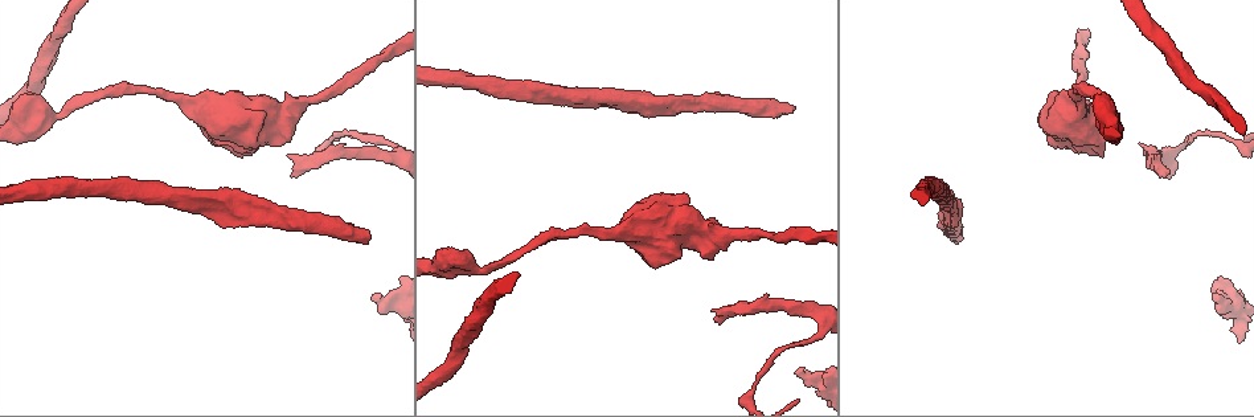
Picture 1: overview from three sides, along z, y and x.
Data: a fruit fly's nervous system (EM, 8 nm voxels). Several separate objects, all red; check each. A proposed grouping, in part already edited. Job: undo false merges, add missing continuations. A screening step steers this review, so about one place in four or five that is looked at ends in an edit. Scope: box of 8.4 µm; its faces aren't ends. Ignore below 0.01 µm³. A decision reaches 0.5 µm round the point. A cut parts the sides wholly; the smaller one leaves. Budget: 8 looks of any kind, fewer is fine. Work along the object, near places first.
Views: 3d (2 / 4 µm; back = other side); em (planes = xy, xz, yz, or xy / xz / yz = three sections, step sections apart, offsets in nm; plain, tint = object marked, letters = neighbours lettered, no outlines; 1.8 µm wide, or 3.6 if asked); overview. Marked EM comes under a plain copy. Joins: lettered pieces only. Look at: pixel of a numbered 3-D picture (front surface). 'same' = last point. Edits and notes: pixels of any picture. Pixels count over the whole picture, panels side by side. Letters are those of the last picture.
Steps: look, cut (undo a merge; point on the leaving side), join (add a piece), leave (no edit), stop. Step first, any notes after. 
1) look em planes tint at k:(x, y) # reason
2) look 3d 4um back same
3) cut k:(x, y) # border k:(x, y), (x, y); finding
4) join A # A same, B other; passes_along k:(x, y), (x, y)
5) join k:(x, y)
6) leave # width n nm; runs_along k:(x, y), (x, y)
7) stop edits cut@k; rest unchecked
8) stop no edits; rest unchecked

look em planes letters at 1:(292, 175) # free end

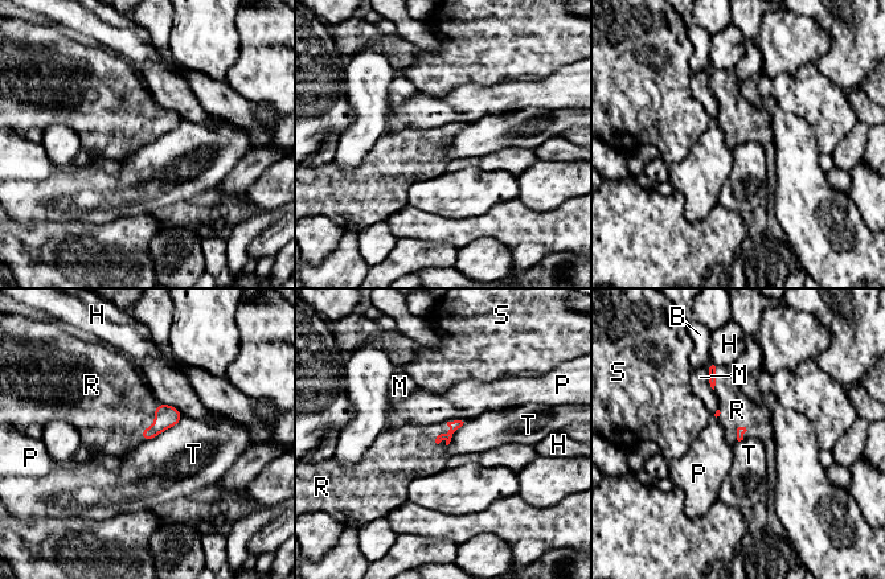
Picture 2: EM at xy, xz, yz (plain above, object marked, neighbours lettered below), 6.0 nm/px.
join R # B other, H other, M other, P other, R same, S other, T other; the neuron continues

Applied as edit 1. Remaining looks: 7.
look 3d 2um at 1:(803, 368) # branch stops here

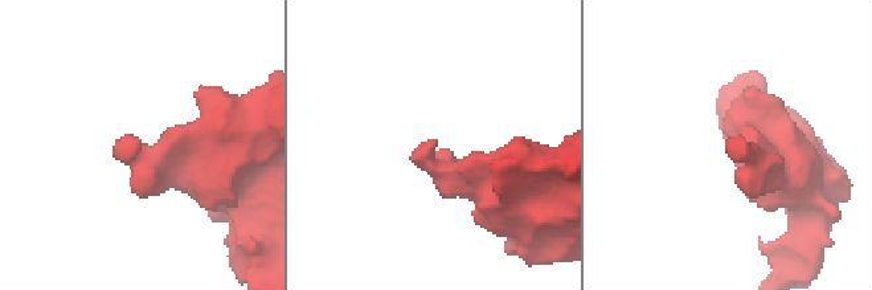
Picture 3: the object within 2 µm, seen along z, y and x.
look em planes letters at 3:(433, 140)

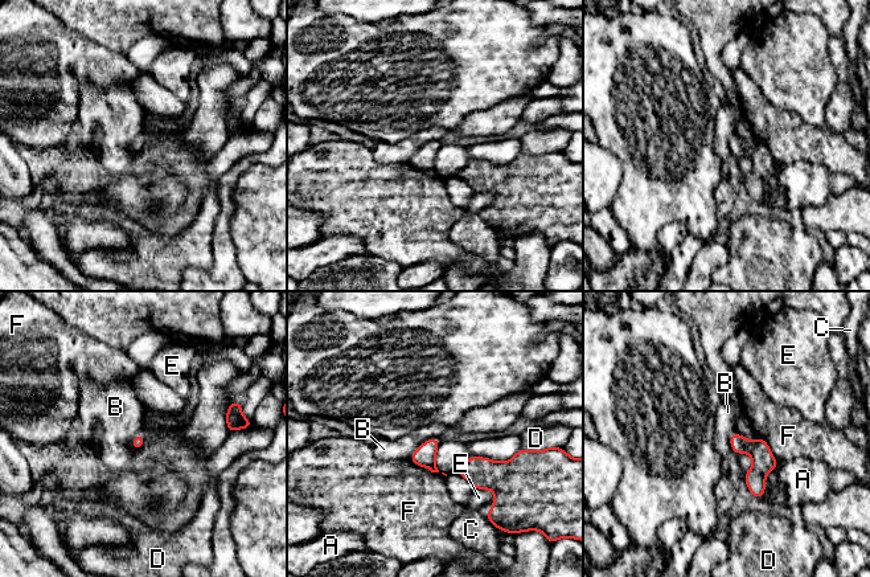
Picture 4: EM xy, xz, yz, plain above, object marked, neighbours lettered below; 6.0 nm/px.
leave # longest_contact F 380 nm; A other, B other, C other, D other, E other, F other; no lettered piece goes on from it

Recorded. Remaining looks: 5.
look em planes letters at 1:(955, 244) # end of a long branch

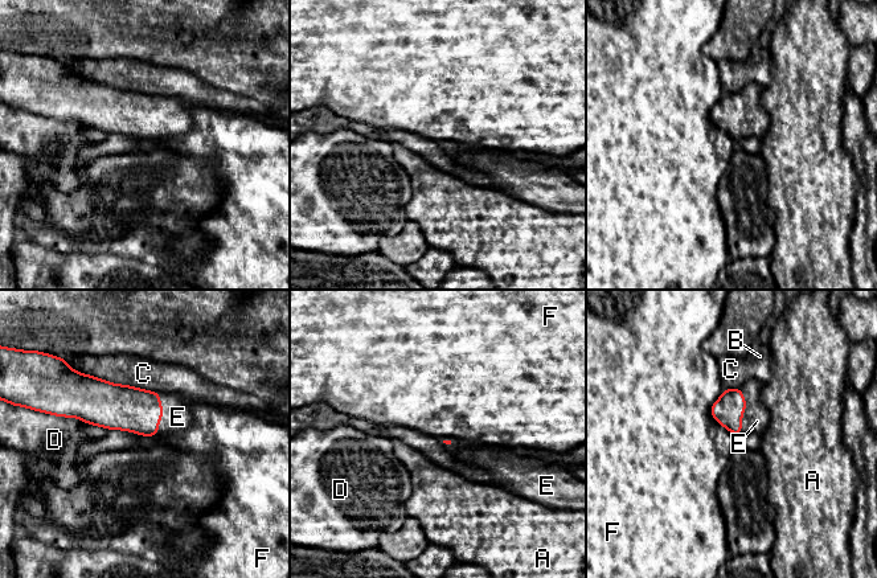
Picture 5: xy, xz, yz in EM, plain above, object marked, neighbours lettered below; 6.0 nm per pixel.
join E # A other, B other, C other, D other, E same, F other; passes_along 5:(126, 408), (164, 413), (177, 417); it goes on there

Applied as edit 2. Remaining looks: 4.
stop edits join@2, join@5; rest unchecked

